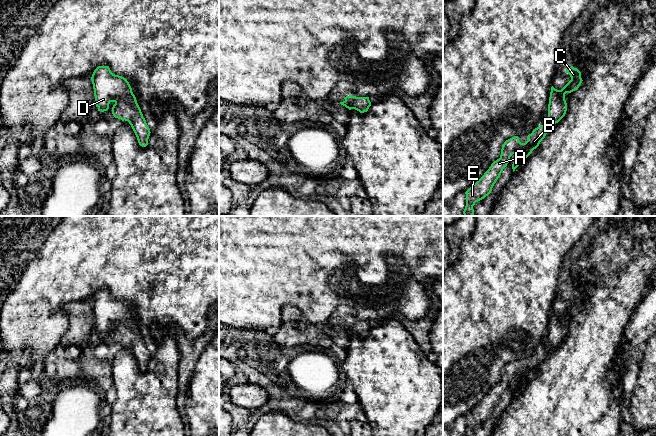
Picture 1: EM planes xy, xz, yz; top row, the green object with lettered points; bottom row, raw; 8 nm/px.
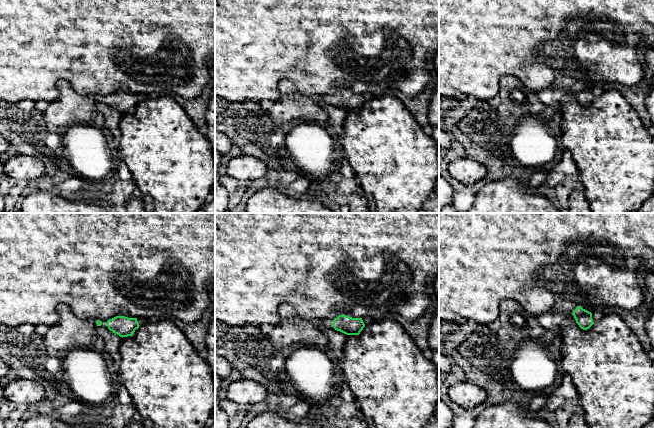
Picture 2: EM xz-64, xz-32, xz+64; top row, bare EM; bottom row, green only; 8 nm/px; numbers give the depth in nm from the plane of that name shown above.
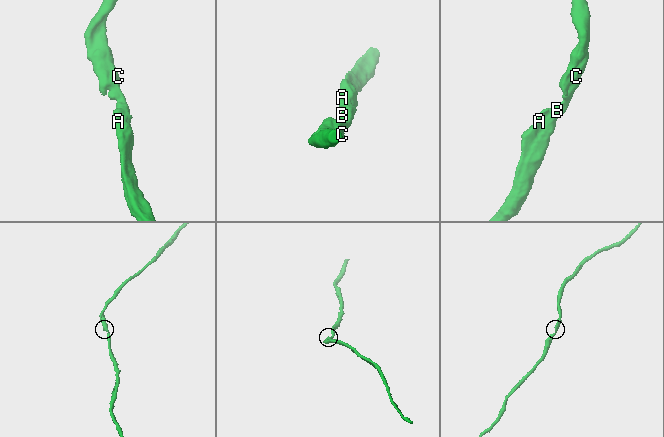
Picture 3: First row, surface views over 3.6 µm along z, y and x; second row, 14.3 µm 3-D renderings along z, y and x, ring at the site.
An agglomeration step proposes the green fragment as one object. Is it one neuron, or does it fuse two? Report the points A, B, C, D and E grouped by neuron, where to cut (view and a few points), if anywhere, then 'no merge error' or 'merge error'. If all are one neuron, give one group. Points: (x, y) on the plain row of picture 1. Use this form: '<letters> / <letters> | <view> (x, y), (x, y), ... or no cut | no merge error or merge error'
A B C D E | no cut | no merge error

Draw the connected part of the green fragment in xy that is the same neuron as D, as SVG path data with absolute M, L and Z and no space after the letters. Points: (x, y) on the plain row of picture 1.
M104 289L94 294L91 304L98 335L107 335L109 328L114 326L113 340L128 345L139 369L146 371L151 356L129 306L124 301L113 298L109 290Z

